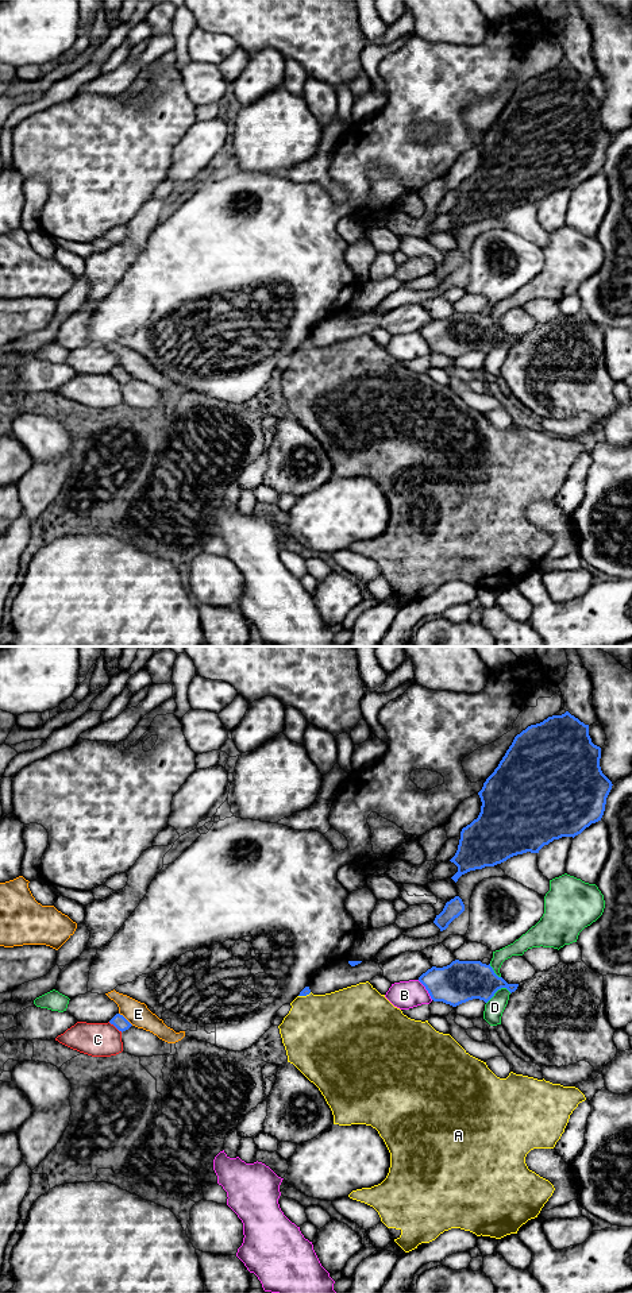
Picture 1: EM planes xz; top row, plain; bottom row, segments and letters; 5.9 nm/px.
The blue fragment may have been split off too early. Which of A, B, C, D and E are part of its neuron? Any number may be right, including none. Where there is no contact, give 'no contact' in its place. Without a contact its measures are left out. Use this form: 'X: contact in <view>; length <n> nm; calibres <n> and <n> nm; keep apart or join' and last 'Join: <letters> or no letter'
A: contact in xz; length 80 nm; calibres 50 and 460 nm; join
B: contact in xz; length 150 nm; calibres 240 and 170 nm; keep apart
C: contact in xz; length 110 nm; calibres 80 and 200 nm; keep apart
D: contact in xz; length 170 nm; calibres 240 and 110 nm; keep apart
E: contact in xz; length 120 nm; calibres 80 and 140 nm; keep apart
Join: A

